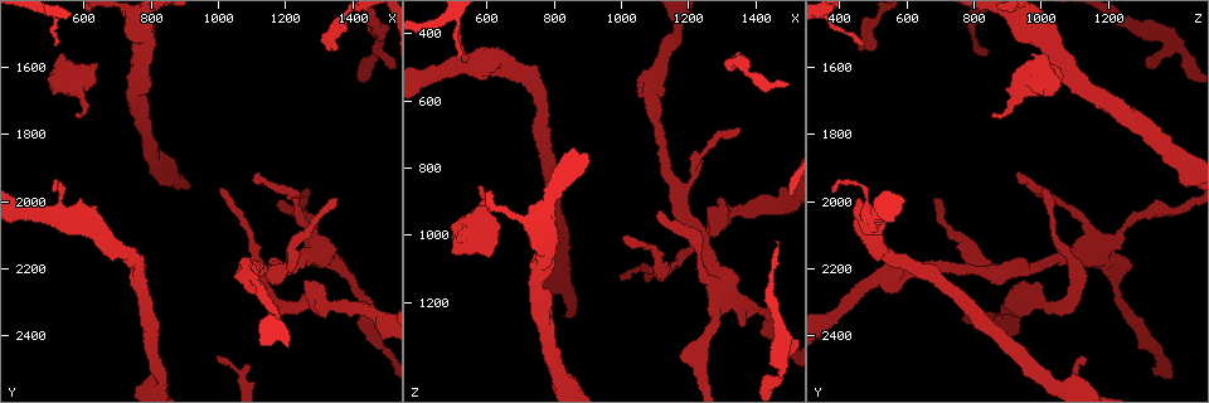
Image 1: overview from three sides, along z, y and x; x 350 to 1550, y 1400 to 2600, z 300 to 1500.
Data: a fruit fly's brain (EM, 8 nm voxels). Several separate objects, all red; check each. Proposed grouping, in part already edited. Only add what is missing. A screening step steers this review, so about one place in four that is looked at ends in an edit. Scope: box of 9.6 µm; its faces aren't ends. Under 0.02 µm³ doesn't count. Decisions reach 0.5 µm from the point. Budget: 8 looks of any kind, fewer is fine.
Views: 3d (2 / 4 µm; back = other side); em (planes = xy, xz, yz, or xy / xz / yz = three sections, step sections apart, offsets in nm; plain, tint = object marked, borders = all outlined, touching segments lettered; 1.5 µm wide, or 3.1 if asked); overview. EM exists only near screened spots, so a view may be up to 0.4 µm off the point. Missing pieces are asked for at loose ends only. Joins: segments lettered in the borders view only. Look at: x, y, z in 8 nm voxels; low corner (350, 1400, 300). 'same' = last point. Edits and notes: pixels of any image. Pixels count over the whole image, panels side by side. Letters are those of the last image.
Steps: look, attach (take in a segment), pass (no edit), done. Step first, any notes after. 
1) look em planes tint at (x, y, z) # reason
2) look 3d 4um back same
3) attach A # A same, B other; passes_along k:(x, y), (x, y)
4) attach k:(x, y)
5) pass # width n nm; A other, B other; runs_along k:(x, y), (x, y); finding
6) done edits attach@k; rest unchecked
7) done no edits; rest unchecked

look 3d 4um at (1360, 2200, 1260) # free end

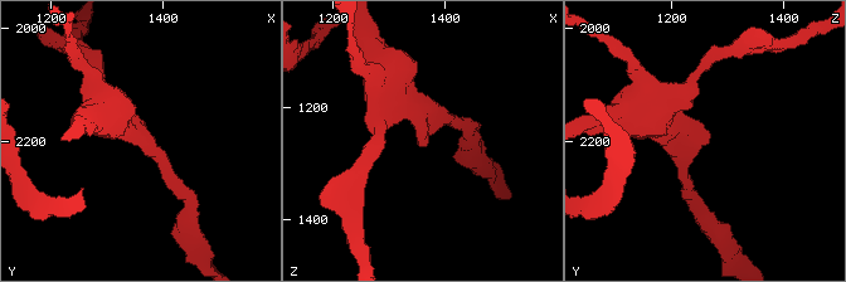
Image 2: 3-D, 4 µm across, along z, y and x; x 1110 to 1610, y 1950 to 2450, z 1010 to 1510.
look em xy step 4 borders at (1355, 2200, 1270) # shape alone is not enough

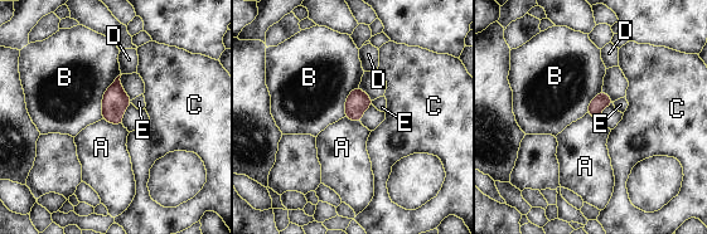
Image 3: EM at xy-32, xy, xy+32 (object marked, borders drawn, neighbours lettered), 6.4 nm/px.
look em planes borders same # cut it another way

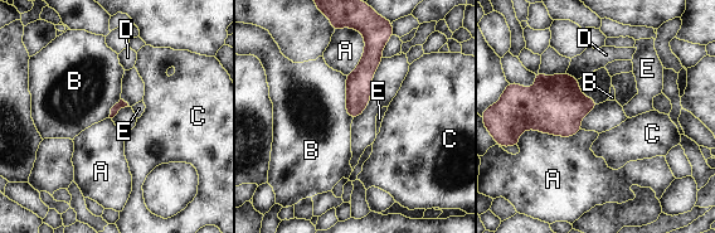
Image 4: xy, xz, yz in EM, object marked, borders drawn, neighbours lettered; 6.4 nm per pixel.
pass # A other, B other, C other, D other, E other; runs_along 4:(369, 44), (354, 115); no lettered segment goes on from it

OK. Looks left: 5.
look 3d 4um at (570, 1730, 850) # end of a long branch

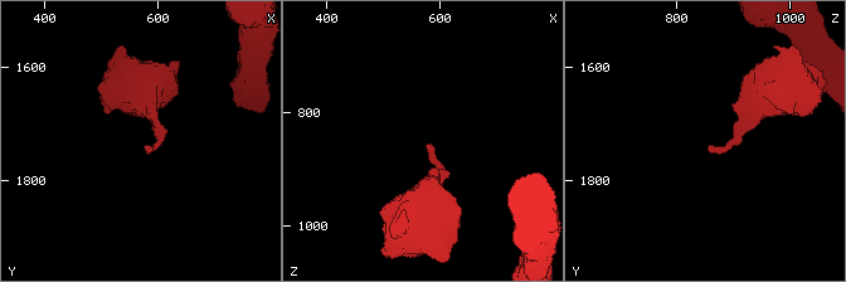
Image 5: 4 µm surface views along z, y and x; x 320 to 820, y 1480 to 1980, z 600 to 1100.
look em yz step 4 tint at (575, 1740, 850)

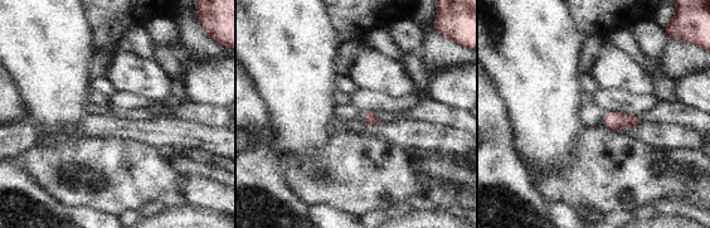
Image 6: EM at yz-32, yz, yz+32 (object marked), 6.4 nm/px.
look em planes borders same

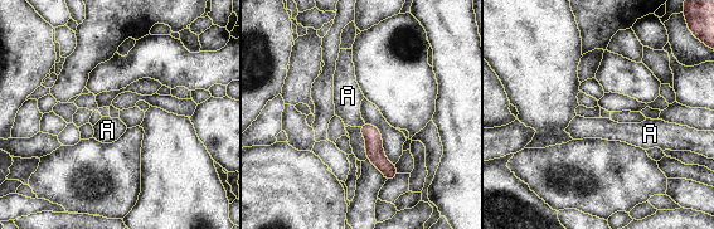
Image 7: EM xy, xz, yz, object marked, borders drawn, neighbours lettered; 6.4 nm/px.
pass # A other; runs_along 7:(364, 127), (389, 176); none of them fits

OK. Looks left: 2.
done no edits; rest unchecked

